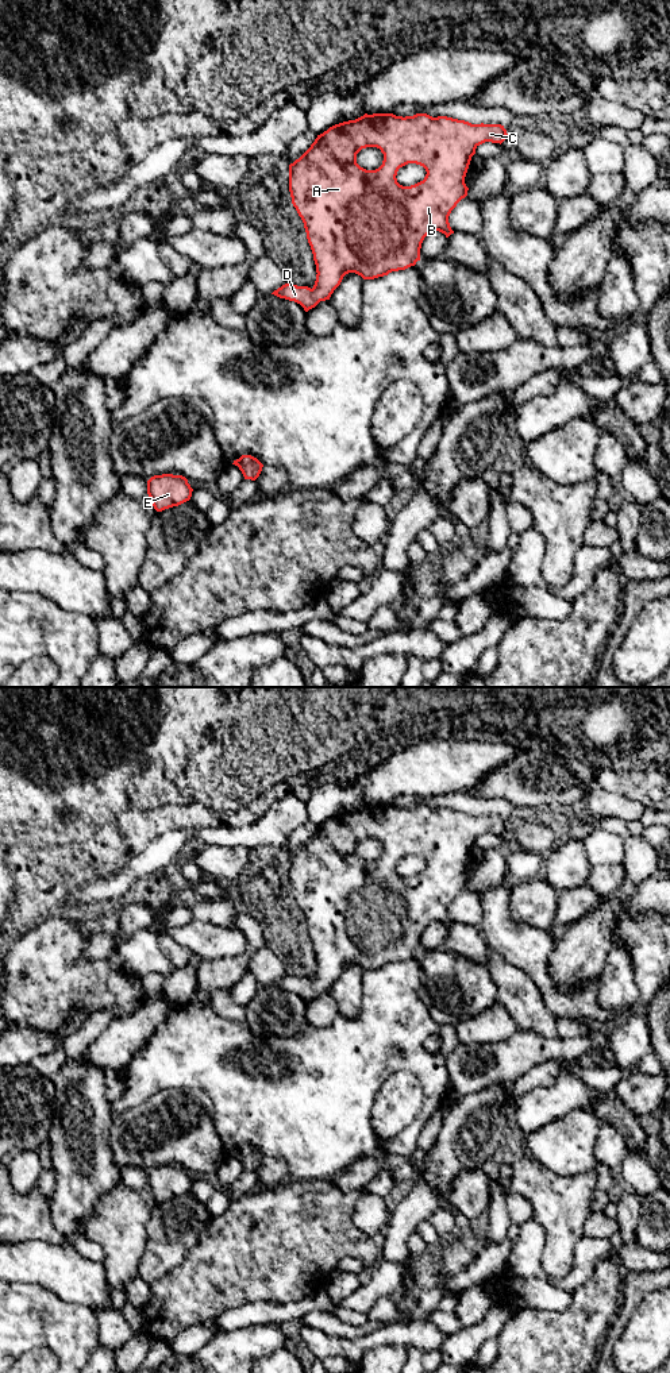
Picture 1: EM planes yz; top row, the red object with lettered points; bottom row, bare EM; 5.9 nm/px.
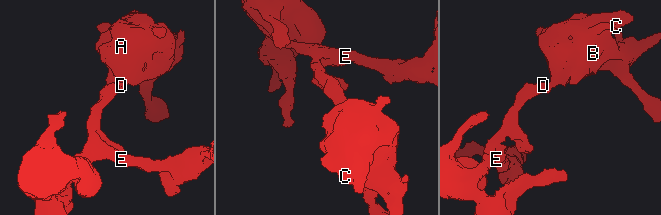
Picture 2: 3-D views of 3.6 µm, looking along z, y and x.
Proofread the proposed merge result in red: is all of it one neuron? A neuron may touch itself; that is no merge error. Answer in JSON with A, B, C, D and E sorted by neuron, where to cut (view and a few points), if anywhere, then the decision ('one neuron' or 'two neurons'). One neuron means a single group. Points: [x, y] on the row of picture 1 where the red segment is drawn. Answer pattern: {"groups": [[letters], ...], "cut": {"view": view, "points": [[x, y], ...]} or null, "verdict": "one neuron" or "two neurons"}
{"groups": [["A", "B", "C", "D", "E"]], "cut": null, "verdict": "one neuron"}

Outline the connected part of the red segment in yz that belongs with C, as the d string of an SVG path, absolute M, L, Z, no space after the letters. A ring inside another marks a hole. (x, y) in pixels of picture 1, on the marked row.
M365 113L355 120L335 124L317 135L311 147L289 165L292 204L304 223L316 265L316 281L312 289L285 284L272 294L294 301L308 312L320 301L330 300L349 273L355 273L363 279L374 279L415 266L420 261L421 243L431 231L439 231L446 238L454 234L448 216L467 196L465 177L475 149L485 142L501 144L508 136L501 124L471 124L447 116L432 117L427 113L405 117L393 113ZM366 147L377 147L384 154L382 165L376 170L366 170L357 163L357 154ZM408 163L423 166L427 174L423 181L403 186L396 176L398 169Z

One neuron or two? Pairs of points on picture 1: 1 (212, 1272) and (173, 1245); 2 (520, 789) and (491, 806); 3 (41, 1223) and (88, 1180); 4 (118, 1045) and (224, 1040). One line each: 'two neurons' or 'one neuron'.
1: two neurons
2: two neurons
3: two neurons
4: two neurons

